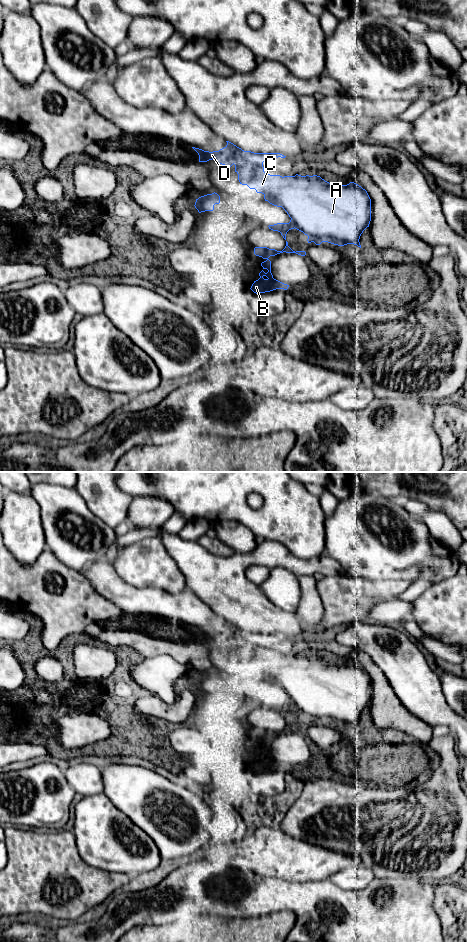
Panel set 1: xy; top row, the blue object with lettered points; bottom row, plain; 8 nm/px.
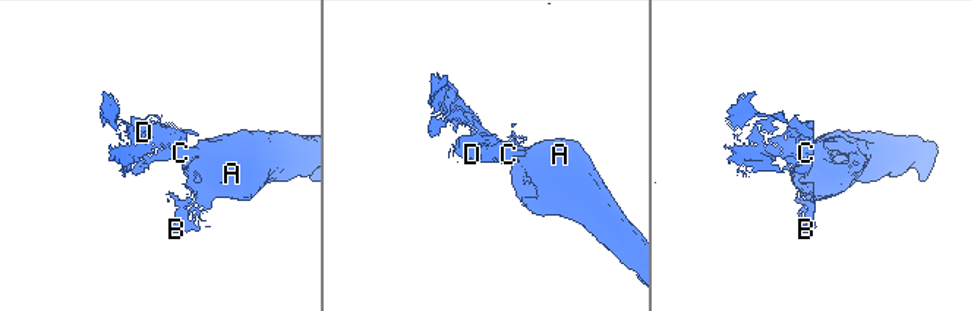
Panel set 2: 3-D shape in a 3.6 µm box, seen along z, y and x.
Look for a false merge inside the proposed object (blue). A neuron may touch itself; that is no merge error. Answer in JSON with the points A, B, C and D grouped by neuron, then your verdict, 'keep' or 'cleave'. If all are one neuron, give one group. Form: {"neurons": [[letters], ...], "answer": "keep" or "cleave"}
{"neurons": [["A"], ["B", "C", "D"]], "answer": "cleave"}

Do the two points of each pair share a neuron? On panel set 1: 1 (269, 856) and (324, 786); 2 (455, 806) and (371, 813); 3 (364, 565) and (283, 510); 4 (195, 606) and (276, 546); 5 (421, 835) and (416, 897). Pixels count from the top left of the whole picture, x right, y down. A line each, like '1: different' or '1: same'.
1: different
2: same
3: different
4: different
5: different

